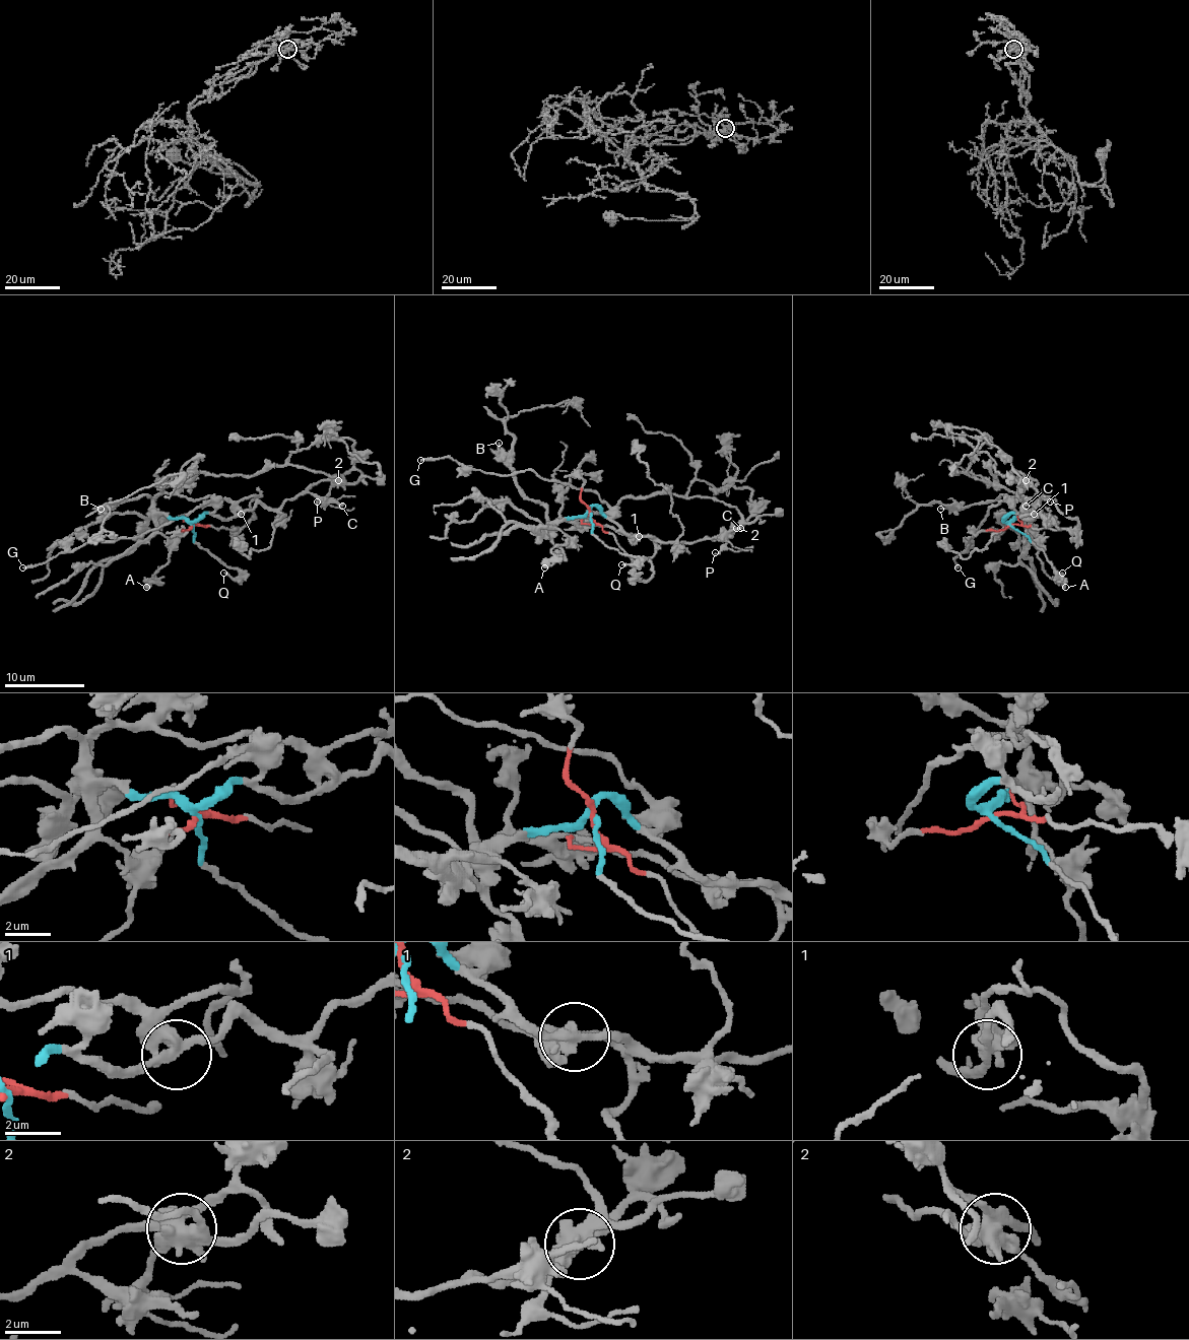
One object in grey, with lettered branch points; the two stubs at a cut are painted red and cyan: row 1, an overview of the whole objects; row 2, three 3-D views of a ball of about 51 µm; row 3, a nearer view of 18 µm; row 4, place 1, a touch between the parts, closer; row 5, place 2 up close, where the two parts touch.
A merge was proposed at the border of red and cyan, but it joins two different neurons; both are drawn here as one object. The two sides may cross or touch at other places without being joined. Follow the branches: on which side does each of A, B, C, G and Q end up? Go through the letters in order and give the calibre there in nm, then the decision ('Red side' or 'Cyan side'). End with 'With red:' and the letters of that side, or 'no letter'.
A: Thickness 480 nm. Cyan side
B: Thickness 150 nm. Cyan side
C: Thickness 200 nm. Cyan side
G: Thickness 220 nm. Cyan side
Q: Thickness 200 nm. Cyan side
With red: no letter

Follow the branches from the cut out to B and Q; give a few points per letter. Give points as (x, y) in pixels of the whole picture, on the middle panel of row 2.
B: (589, 513), (549, 522), (547, 511), (518, 484), (512, 457), (498, 443)
Q: (589, 513), (591, 530), (605, 544), (637, 560), (621, 564)

